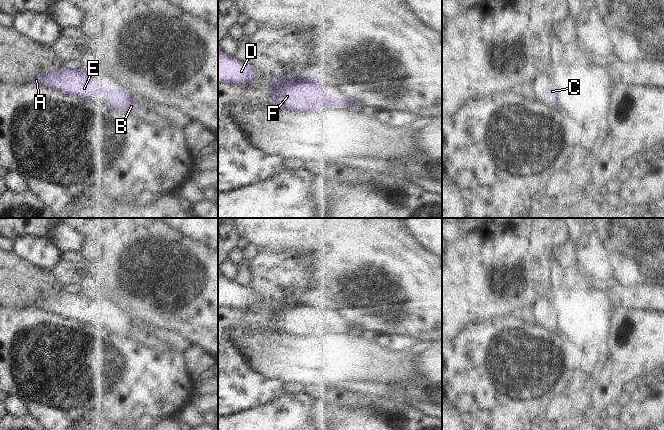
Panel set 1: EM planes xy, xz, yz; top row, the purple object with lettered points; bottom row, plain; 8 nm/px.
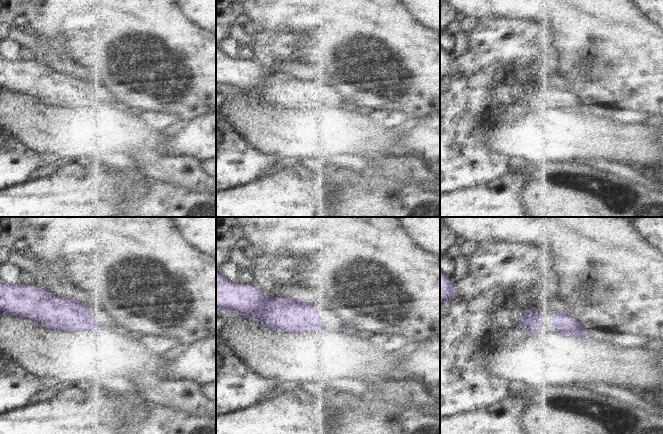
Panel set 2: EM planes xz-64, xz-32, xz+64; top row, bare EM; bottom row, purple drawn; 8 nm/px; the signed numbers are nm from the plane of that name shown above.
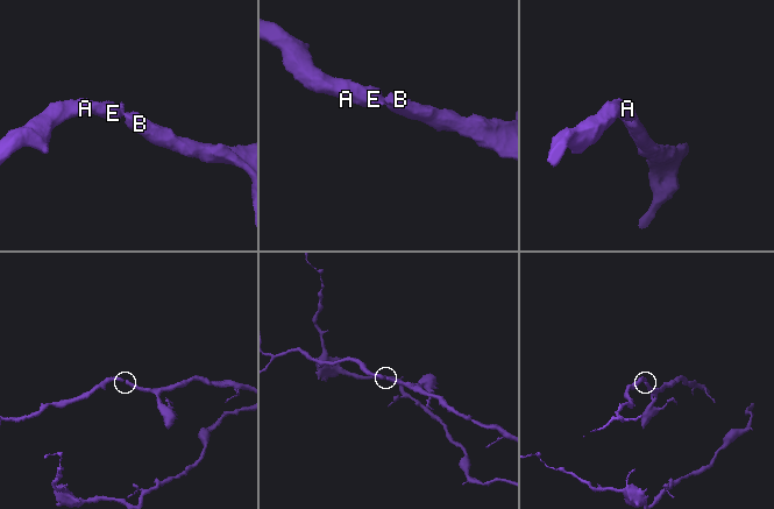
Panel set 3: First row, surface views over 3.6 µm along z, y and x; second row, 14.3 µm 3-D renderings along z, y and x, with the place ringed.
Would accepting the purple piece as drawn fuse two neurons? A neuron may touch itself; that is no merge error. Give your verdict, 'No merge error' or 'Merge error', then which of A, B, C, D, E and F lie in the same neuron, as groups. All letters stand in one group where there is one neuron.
No merge error. Groups: A B C D E F

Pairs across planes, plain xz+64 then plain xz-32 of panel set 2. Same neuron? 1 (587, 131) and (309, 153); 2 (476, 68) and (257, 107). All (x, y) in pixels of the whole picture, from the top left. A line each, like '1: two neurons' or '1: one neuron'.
1: one neuron
2: two neurons

